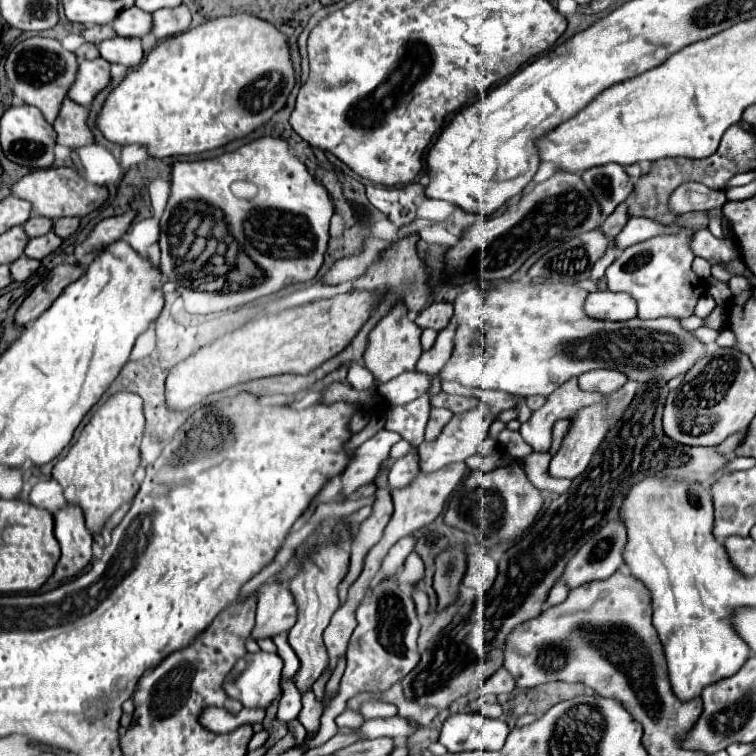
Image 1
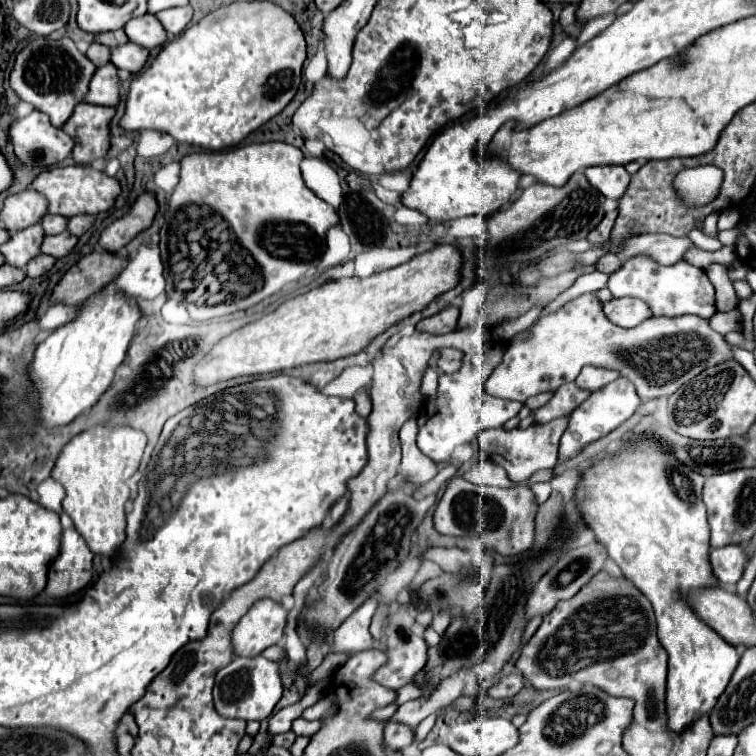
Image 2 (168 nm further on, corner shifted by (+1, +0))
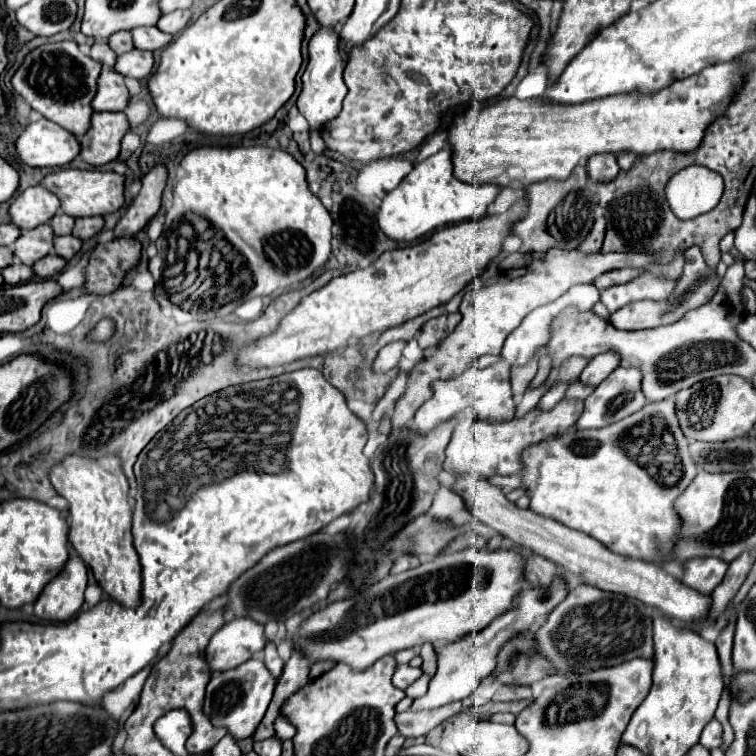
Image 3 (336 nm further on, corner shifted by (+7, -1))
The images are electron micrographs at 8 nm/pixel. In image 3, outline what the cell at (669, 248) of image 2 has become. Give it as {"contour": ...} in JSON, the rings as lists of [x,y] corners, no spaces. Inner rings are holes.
{"contour":[[[549,248],[539,260],[533,260],[529,266],[523,268],[511,268],[505,270],[497,282],[493,286],[483,286],[479,290],[471,290],[463,296],[463,320],[459,322],[459,326],[441,342],[439,348],[435,348],[421,364],[415,366],[415,370],[407,376],[407,388],[401,394],[401,398],[395,404],[395,412],[391,414],[391,422],[393,422],[393,430],[401,430],[417,412],[417,408],[429,400],[429,390],[433,392],[431,384],[437,380],[449,380],[449,376],[457,376],[457,372],[465,372],[465,368],[469,368],[471,364],[475,364],[475,360],[479,360],[485,354],[499,354],[501,346],[505,342],[505,338],[523,322],[523,318],[539,308],[545,306],[553,300],[557,300],[559,296],[563,296],[573,284],[593,284],[597,276],[617,270],[617,268],[637,268],[637,266],[645,266],[651,264],[653,258],[649,254],[637,254],[637,252],[615,252],[615,254],[583,254],[579,250],[561,250],[561,248]]]}

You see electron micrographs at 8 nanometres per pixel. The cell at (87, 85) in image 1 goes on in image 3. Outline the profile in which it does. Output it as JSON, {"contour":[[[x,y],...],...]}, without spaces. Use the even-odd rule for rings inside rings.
{"contour":[[[103,68],[97,82],[97,96],[93,98],[93,110],[125,110],[129,104],[129,92],[123,82],[123,76],[115,70]]]}

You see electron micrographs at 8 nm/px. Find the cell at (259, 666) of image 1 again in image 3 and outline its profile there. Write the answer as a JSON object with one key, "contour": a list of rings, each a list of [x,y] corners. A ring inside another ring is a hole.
{"contour":[[[247,660],[237,668],[217,672],[211,676],[205,692],[203,712],[209,716],[213,726],[225,728],[235,740],[249,738],[253,736],[261,718],[265,716],[265,710],[273,696],[273,688],[275,688],[275,678],[269,674],[265,664],[259,660]]]}

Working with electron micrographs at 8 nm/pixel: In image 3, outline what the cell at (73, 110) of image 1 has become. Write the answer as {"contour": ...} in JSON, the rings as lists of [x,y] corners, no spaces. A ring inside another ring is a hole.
{"contour":[[[93,112],[91,128],[81,136],[81,158],[91,166],[113,162],[121,152],[121,140],[129,132],[123,112]]]}

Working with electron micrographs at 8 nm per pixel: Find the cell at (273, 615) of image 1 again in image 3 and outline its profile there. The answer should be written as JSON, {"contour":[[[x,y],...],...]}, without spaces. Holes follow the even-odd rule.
{"contour":[[[237,618],[219,628],[205,648],[205,660],[211,672],[237,668],[253,658],[265,646],[263,626],[251,618]]]}

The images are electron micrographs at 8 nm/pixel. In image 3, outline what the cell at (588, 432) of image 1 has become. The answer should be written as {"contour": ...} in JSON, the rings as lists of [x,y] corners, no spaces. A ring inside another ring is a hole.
{"contour":[[[615,368],[613,374],[609,374],[597,388],[595,392],[585,400],[585,412],[577,420],[575,428],[585,430],[585,428],[601,428],[609,426],[617,420],[623,420],[625,416],[631,416],[633,412],[641,410],[645,406],[645,396],[641,392],[641,372],[637,368]]]}

